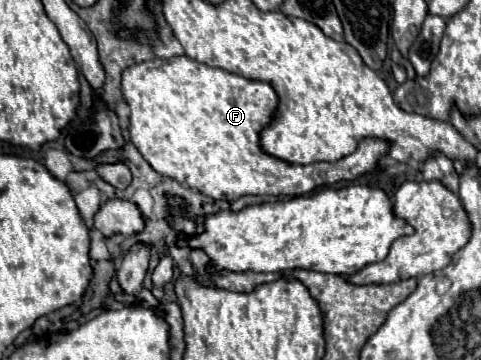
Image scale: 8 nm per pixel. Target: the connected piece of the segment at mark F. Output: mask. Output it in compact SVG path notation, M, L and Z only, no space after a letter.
M175 56L161 68L153 68L153 62L143 62L123 72L123 96L131 108L129 116L129 138L143 154L143 158L161 176L173 178L199 190L215 200L233 202L245 194L271 194L271 196L301 196L321 186L331 186L341 180L355 180L363 174L379 170L379 160L387 156L389 142L381 138L363 138L357 150L337 162L315 162L307 166L289 164L261 150L259 132L271 124L277 110L277 92L267 82L247 80L243 76L199 64L187 56Z

